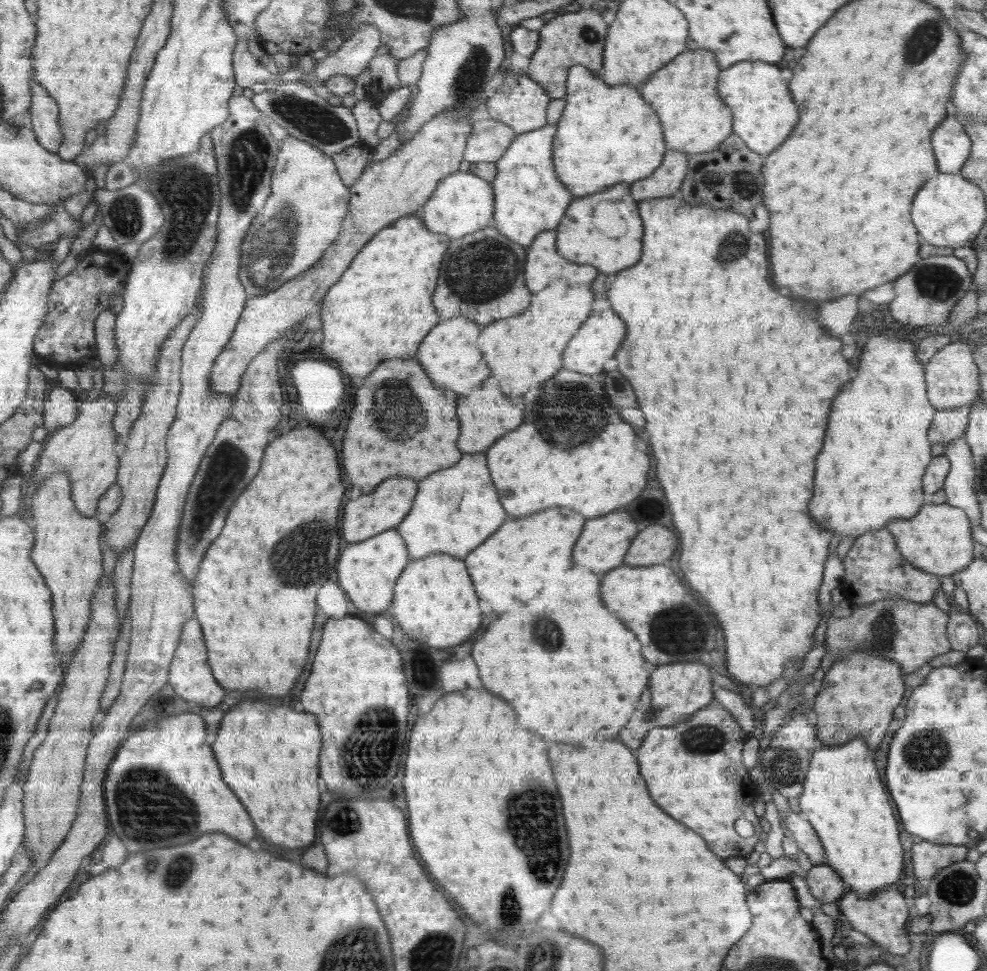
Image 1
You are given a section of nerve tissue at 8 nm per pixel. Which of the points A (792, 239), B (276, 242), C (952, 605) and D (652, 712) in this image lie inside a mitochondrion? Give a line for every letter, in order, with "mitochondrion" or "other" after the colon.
A: other
B: mitochondrion
C: other
D: other

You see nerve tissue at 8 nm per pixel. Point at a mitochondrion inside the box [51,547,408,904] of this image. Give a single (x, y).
(151, 816)

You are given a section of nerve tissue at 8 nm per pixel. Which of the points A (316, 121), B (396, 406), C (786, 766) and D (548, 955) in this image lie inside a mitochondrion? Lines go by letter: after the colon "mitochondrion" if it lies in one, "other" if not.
A: mitochondrion
B: mitochondrion
C: mitochondrion
D: mitochondrion

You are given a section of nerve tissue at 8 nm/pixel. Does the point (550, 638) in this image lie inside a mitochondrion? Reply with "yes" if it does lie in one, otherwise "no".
yes

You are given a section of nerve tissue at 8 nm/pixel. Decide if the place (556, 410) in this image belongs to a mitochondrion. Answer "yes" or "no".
yes

